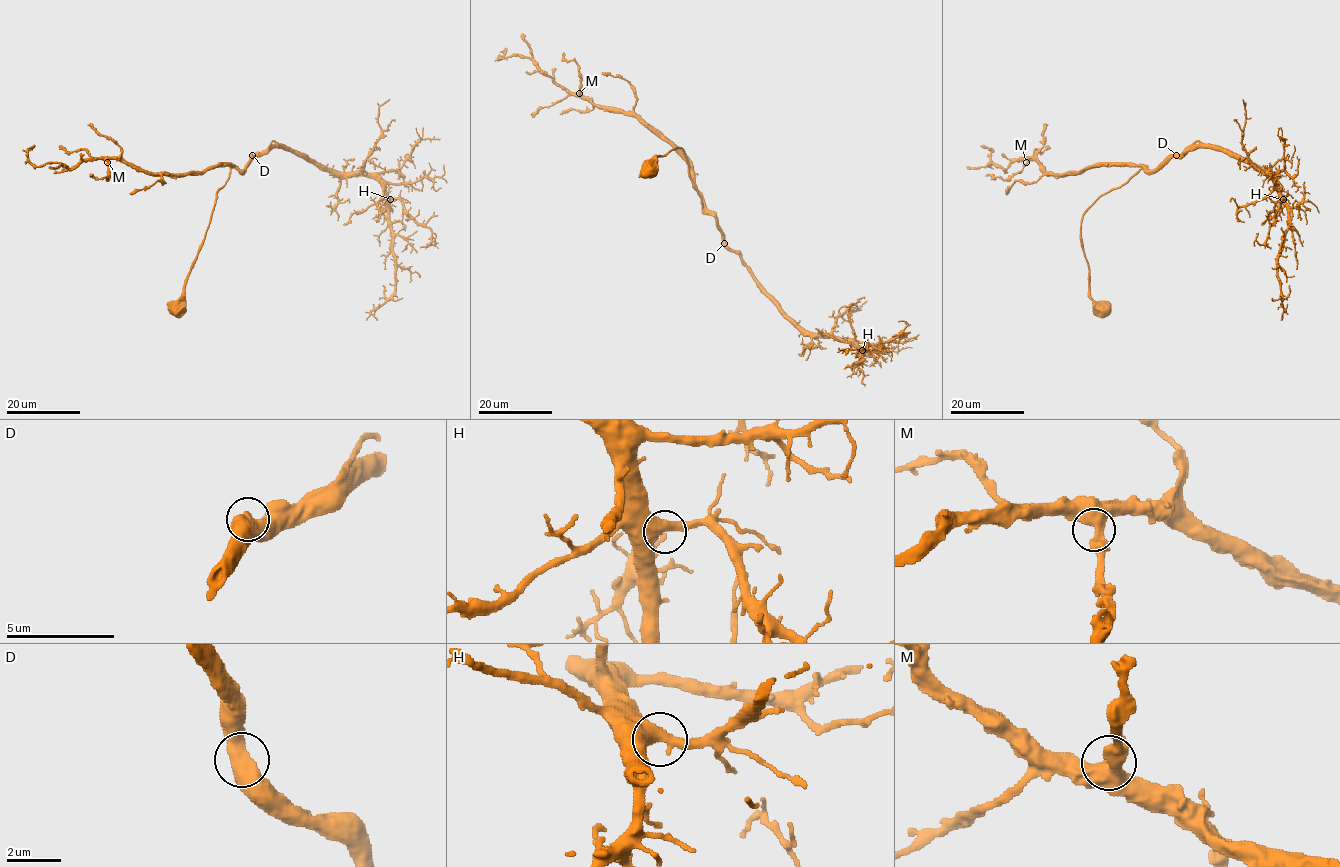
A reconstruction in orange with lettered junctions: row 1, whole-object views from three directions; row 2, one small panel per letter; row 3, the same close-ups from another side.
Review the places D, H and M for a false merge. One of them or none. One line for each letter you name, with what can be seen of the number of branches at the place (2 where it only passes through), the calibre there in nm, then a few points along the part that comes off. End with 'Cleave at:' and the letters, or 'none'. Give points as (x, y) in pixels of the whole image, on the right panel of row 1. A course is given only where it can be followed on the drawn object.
Cleave at: none

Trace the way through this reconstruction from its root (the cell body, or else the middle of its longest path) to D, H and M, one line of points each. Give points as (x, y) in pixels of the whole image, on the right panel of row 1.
D: (1099, 309), (1090, 296), (1090, 268), (1081, 237), (1083, 213), (1143, 167), (1159, 169), (1175, 155)
H: (1099, 309), (1090, 296), (1083, 213), (1143, 167), (1159, 169), (1197, 148), (1223, 148), (1268, 174), (1283, 199)
M: (1099, 309), (1090, 296), (1083, 213), (1142, 167), (1047, 174), (1034, 160), (1026, 162)

